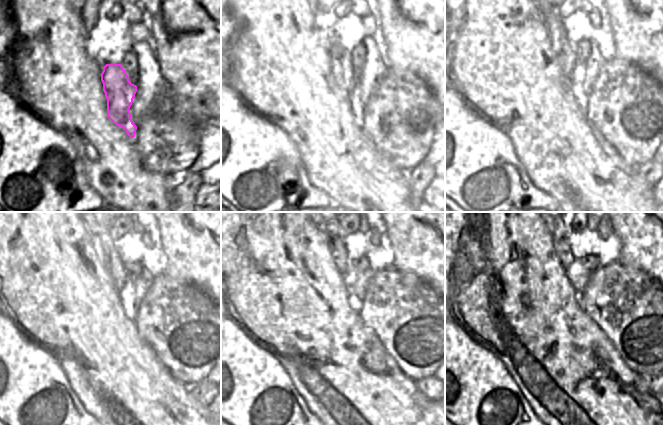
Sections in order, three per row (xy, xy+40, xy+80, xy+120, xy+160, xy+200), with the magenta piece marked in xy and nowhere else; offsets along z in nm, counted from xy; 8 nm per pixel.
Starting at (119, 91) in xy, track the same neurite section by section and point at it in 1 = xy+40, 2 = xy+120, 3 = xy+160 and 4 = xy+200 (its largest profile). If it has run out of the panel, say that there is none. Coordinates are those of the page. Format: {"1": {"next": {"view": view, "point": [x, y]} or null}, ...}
{"1": {"next": {"view": "xy+40", "point": [341, 69]}}, "2": {"next": {"view": "xy+120", "point": [113, 264]}}, "3": {"next": {"view": "xy+160", "point": [338, 251]}}, "4": {"next": {"view": "xy+200", "point": [560, 234]}}}

